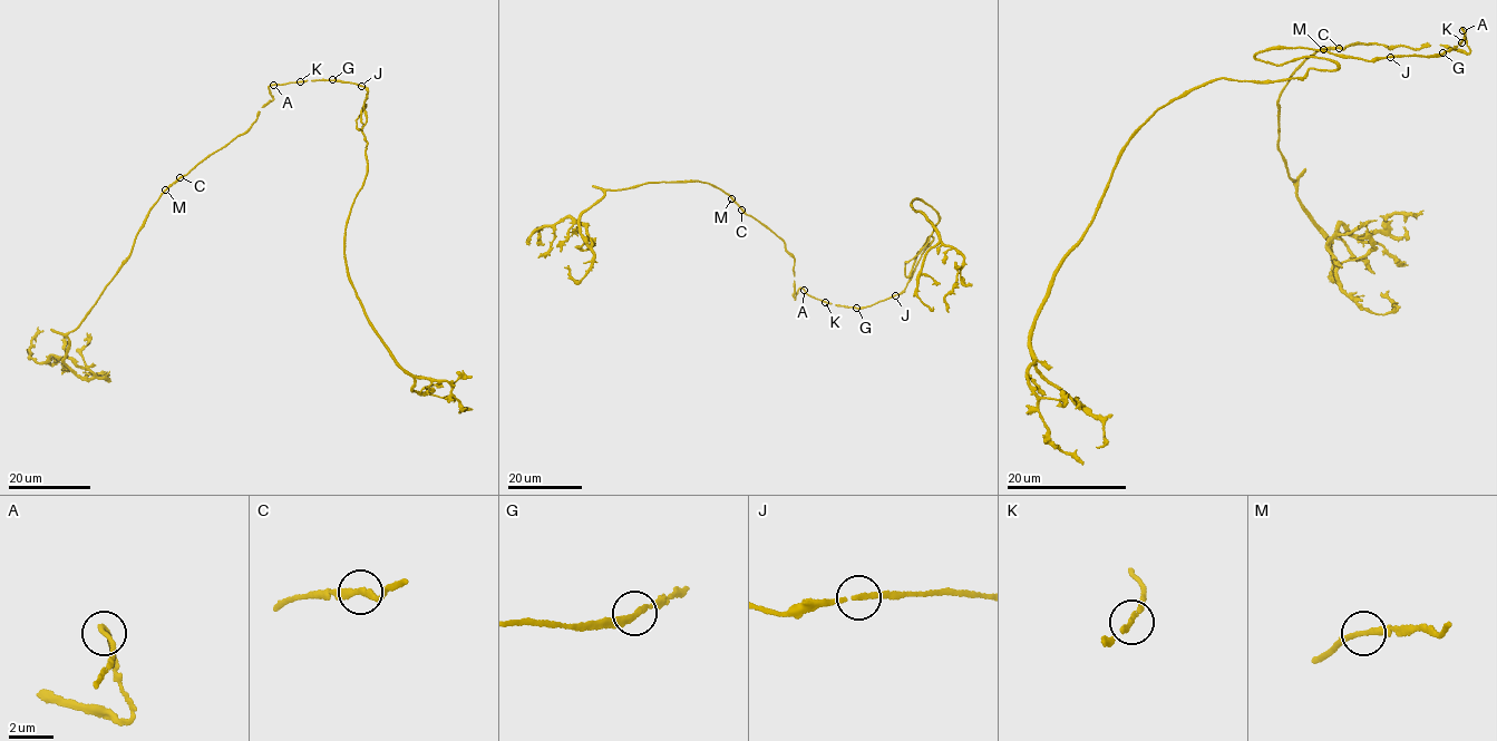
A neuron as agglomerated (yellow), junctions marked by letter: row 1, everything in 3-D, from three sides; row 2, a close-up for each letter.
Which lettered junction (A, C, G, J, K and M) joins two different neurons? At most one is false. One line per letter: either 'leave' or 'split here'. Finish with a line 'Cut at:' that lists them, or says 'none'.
A: leave
C: leave
G: leave
J: leave
K: leave
M: leave
Cut at: none

